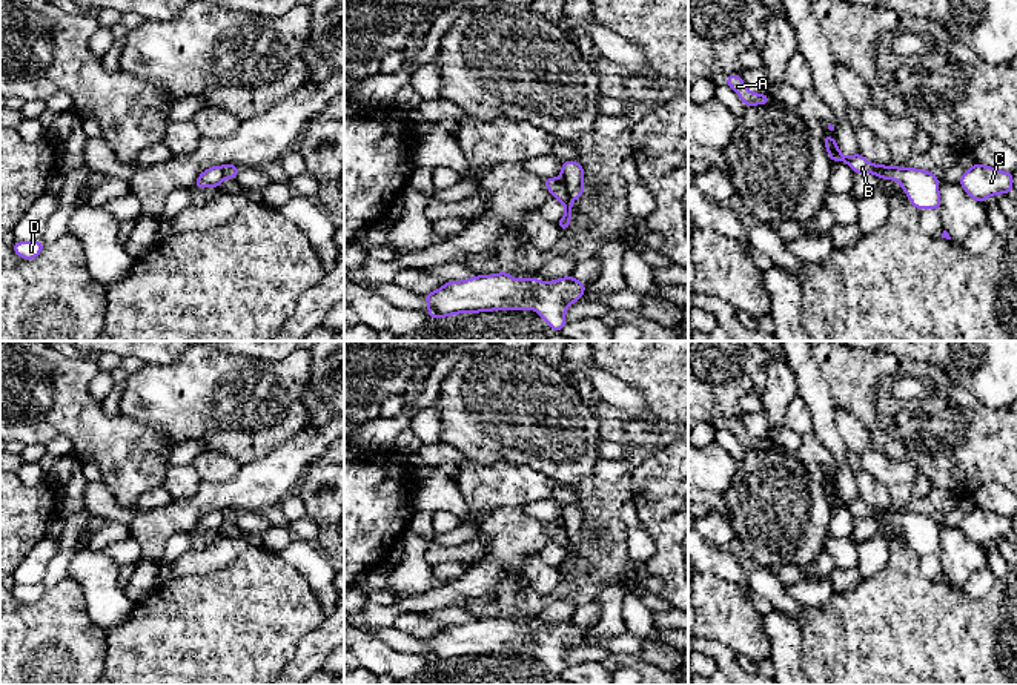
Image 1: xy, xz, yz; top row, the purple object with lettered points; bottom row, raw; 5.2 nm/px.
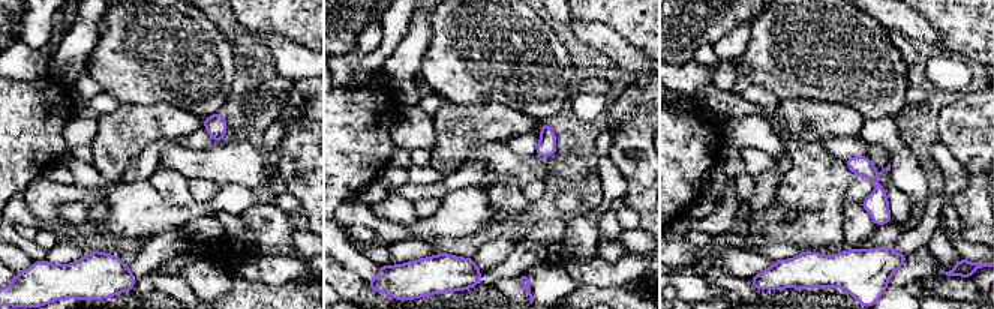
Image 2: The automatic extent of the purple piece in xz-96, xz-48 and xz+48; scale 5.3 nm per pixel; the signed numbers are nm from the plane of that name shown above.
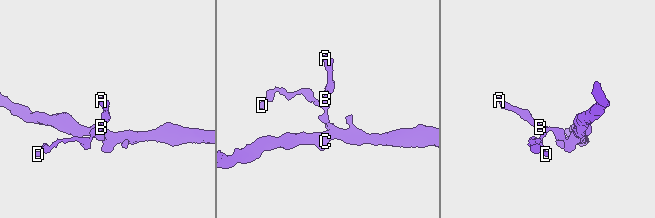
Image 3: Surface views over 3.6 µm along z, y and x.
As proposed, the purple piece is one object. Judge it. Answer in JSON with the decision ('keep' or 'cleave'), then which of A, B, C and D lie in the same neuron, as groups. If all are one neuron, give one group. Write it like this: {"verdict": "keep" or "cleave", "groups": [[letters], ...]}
{"verdict": "cleave", "groups": [["A", "B"], ["C", "D"]]}

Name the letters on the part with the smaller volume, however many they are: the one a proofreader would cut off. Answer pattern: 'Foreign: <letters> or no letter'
Foreign: A, B

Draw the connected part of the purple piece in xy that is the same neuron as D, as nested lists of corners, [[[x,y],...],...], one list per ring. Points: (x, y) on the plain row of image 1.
[[[15,585],[12,588],[14,596],[23,604],[37,602],[41,597],[43,591],[45,591],[43,585],[26,585],[26,587]]]

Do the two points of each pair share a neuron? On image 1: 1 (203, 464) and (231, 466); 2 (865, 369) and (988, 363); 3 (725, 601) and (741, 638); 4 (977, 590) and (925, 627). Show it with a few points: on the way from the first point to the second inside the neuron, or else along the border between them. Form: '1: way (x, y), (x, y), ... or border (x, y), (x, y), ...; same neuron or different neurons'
1: way (209, 466), (225, 466); same neuron
2: border (902, 357), (936, 364), (957, 386), (965, 389); different neurons
3: way (725, 610), (725, 618), (736, 628); same neuron
4: border (997, 579), (983, 596), (976, 599), (960, 587); different neurons

